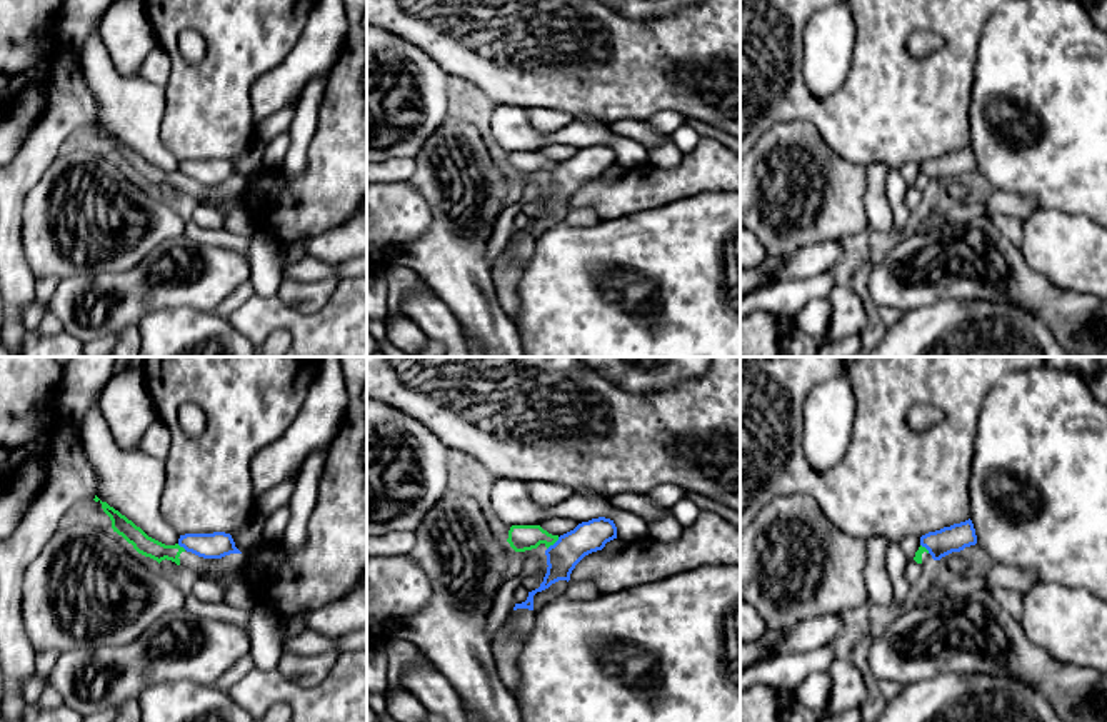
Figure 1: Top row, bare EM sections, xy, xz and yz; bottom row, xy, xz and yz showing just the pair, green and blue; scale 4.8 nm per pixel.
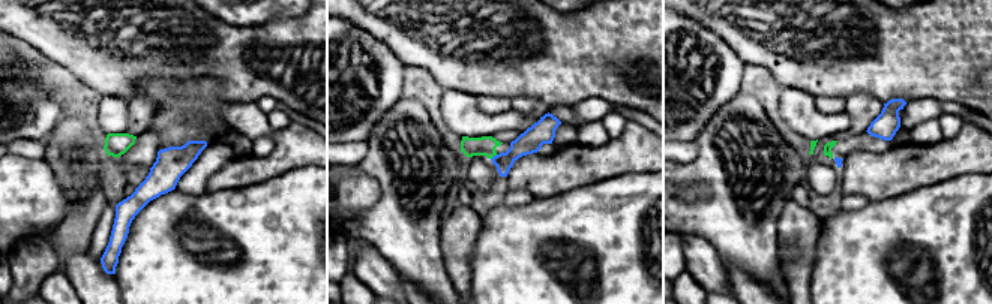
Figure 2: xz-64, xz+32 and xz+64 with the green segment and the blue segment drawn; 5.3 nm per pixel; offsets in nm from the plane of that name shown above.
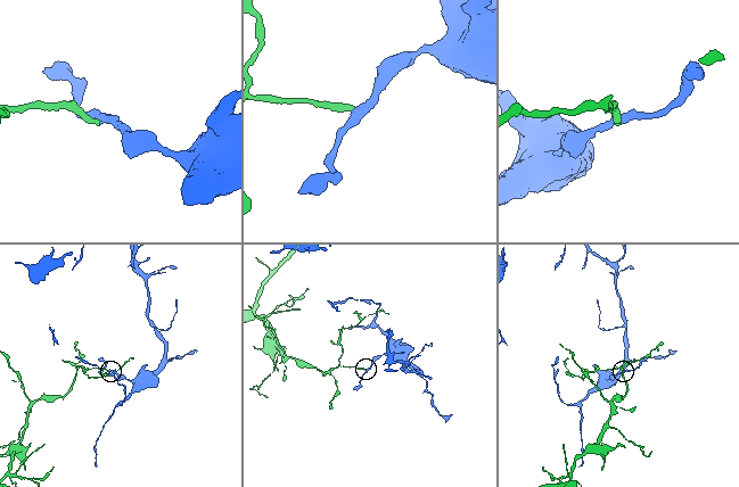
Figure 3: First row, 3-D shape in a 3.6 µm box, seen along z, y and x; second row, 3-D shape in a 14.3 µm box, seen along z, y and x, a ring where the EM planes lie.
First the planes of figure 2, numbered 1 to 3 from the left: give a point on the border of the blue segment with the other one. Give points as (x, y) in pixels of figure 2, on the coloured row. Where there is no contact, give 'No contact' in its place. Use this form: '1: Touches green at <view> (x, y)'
1: No contact
2: Touches green at xz+32 (494, 154)
3: No contact

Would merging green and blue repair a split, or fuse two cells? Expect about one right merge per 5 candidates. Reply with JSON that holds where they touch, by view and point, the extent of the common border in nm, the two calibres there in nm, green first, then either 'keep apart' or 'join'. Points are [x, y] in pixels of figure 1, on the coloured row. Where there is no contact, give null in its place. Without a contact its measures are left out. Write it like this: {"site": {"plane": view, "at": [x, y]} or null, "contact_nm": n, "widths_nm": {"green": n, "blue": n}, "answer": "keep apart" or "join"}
{"site": {"plane": "xz", "at": [552, 544]}, "contact_nm": 90, "widths_nm": {"green": 130, "blue": 150}, "answer": "keep apart"}

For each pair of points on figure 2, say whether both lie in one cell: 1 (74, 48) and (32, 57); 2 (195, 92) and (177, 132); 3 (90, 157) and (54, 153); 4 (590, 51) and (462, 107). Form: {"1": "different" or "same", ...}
{"1": "different", "2": "same", "3": "same", "4": "different"}

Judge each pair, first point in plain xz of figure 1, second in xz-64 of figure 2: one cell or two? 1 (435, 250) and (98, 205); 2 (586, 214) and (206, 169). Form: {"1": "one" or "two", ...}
{"1": "two", "2": "one"}

